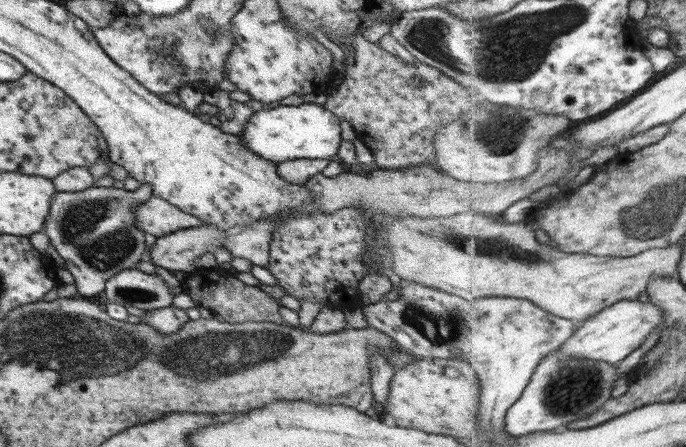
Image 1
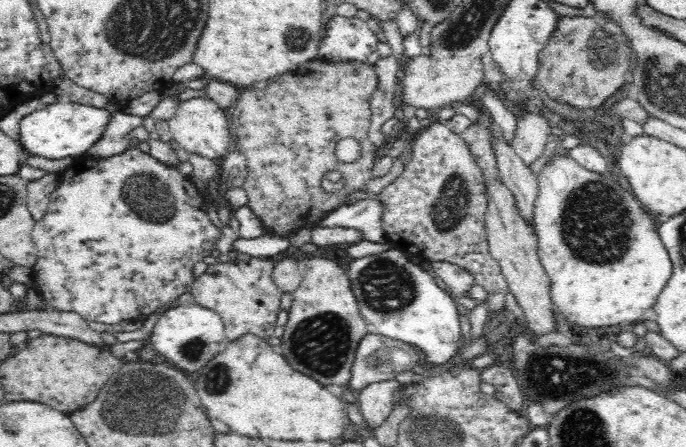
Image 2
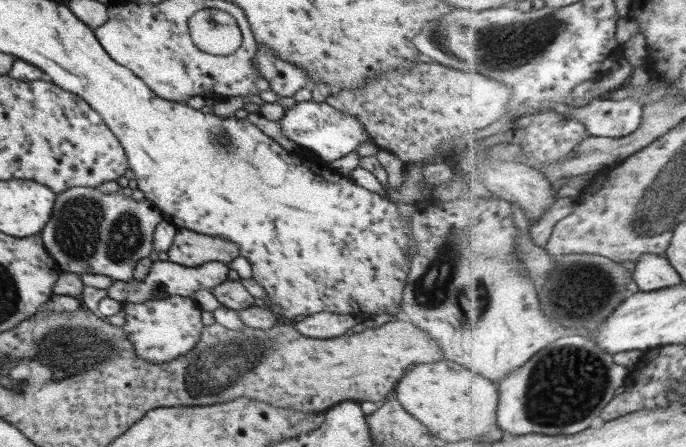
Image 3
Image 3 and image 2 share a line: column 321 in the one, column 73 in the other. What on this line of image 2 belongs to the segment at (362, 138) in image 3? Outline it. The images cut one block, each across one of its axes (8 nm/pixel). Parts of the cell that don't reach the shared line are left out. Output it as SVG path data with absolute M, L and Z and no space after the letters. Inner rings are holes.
M61 99L54 104L24 116L19 124L19 143L31 155L45 159L63 159L66 157L78 161L88 156L87 150L101 137L106 123L112 115L105 109L77 104Z

